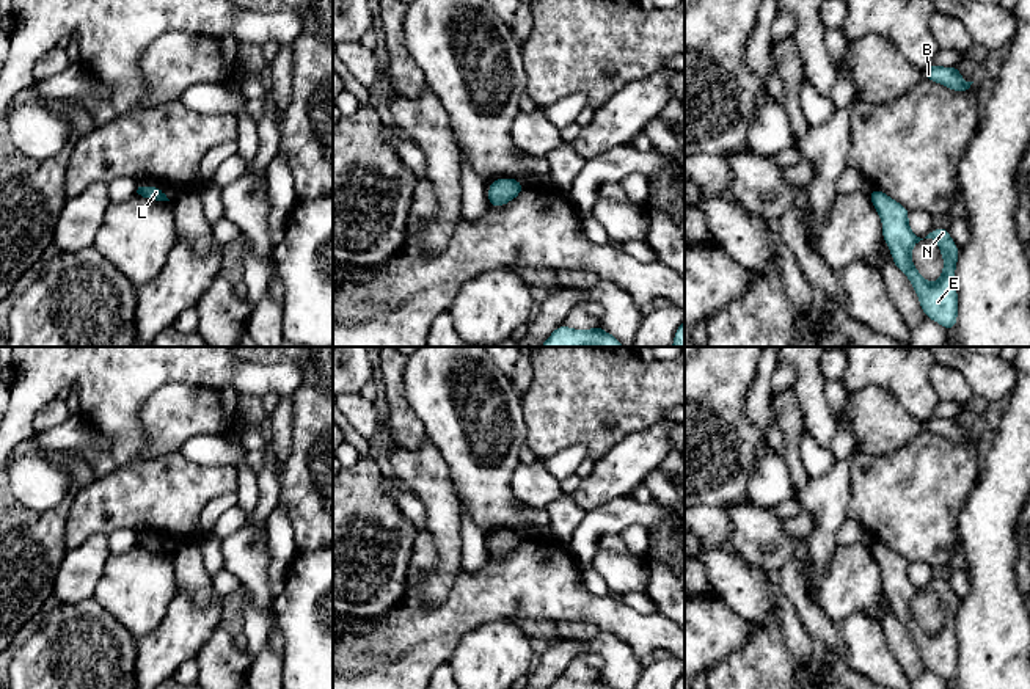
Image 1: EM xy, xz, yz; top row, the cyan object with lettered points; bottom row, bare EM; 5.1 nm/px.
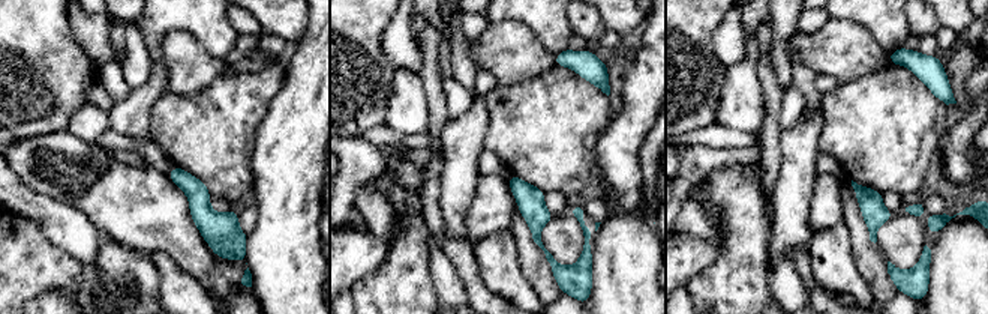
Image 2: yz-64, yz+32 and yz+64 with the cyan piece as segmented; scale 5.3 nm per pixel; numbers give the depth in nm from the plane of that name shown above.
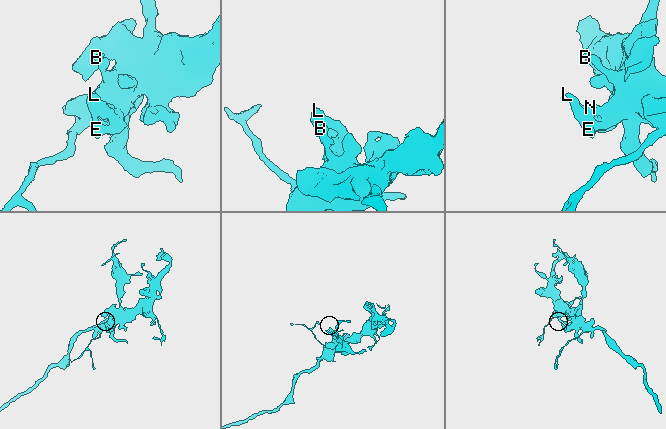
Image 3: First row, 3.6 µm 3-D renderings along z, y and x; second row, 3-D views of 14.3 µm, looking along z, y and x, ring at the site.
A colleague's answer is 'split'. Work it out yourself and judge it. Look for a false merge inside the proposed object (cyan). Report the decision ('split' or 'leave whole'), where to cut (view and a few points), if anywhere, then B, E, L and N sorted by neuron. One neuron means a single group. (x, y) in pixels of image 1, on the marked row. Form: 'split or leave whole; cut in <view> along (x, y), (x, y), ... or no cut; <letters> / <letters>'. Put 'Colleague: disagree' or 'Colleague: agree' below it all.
leave whole; no cut; B E L N
Colleague: disagree

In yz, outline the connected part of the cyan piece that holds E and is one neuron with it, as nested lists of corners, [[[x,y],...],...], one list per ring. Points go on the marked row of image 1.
[[[873,187],[868,196],[881,217],[882,237],[890,248],[893,264],[909,278],[925,317],[953,331],[958,319],[955,270],[959,250],[951,240],[947,228],[934,228],[925,237],[939,245],[944,257],[941,279],[936,283],[928,283],[911,261],[911,250],[923,239],[917,237],[911,231],[908,223],[909,210],[876,187]]]

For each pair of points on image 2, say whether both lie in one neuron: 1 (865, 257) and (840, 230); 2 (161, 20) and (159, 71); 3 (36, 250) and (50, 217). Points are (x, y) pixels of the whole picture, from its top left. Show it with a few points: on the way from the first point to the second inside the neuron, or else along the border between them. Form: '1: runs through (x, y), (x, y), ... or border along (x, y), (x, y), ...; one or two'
1: border along (843, 223), (849, 232), (855, 265), (862, 275); two
2: runs through (156, 32), (158, 59); one
3: border along (15, 212), (30, 218), (51, 242), (71, 254); two

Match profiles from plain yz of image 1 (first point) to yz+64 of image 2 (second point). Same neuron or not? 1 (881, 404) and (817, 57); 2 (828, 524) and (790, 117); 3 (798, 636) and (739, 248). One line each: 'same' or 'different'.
1: same
2: different
3: different

